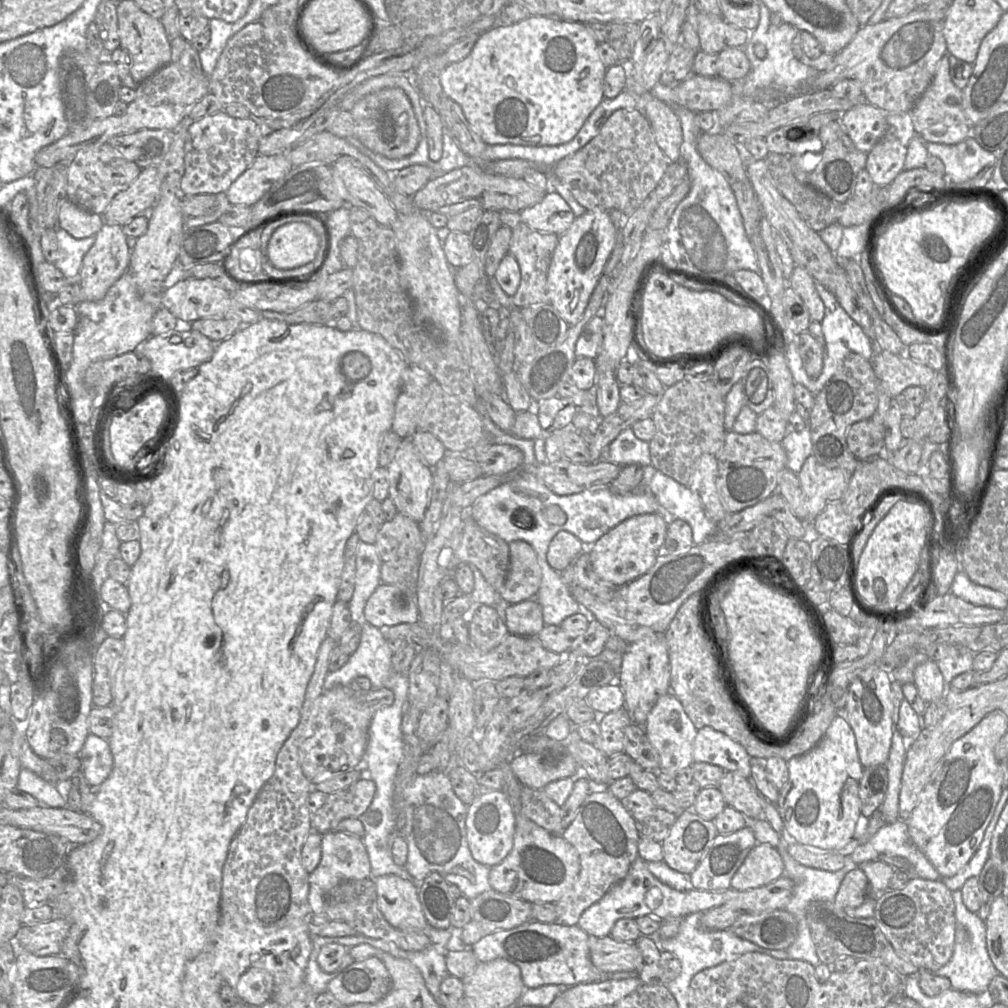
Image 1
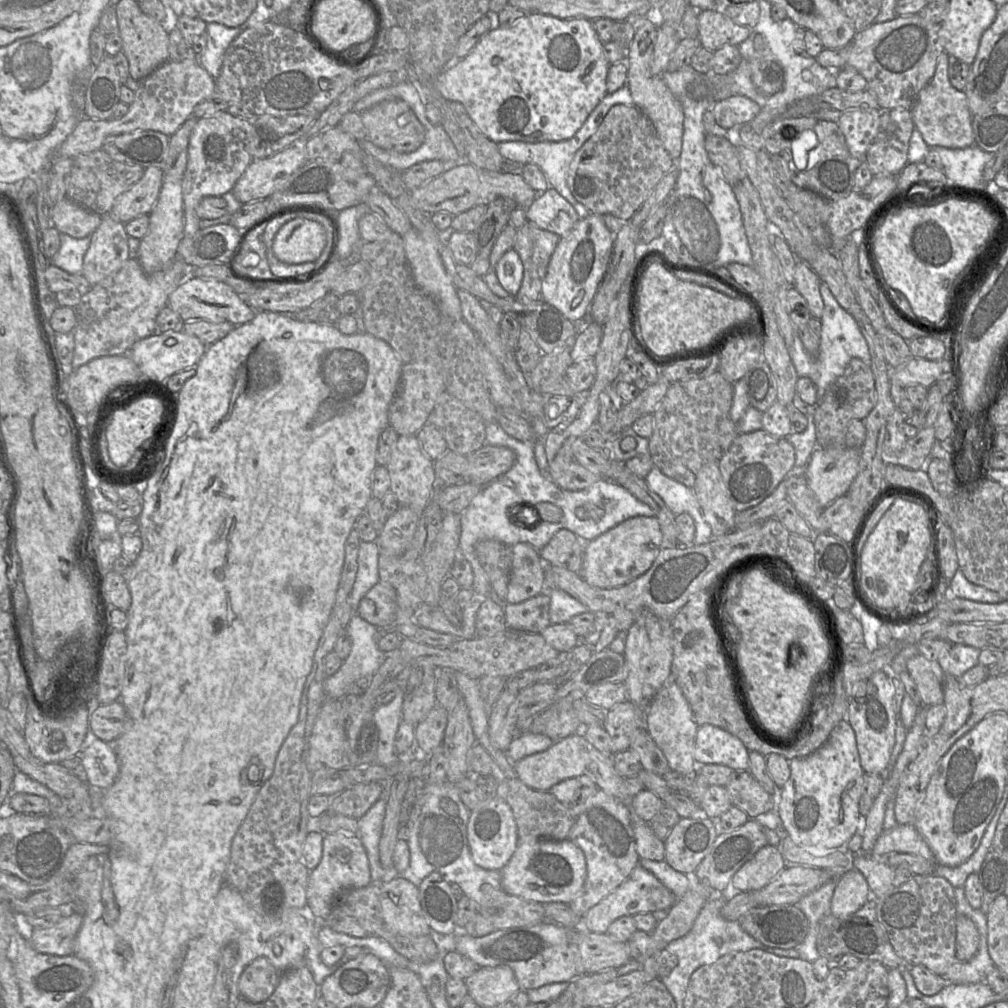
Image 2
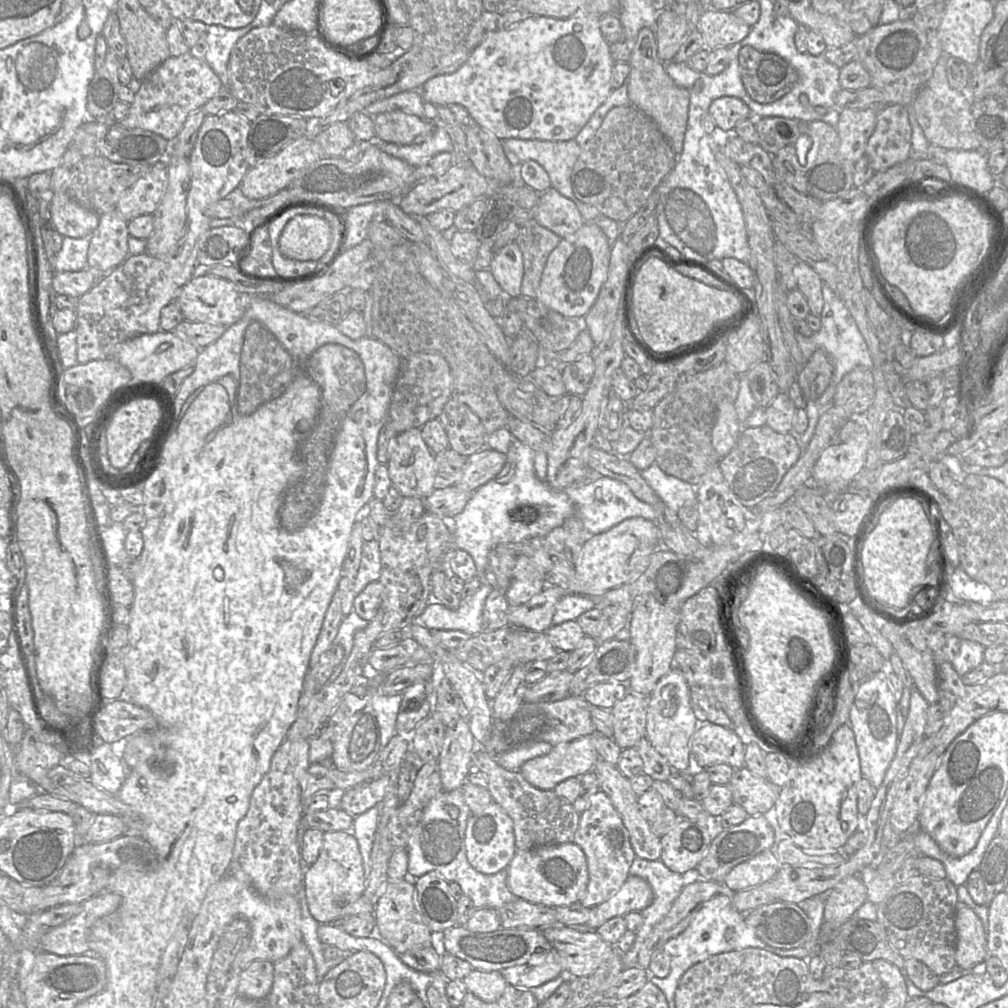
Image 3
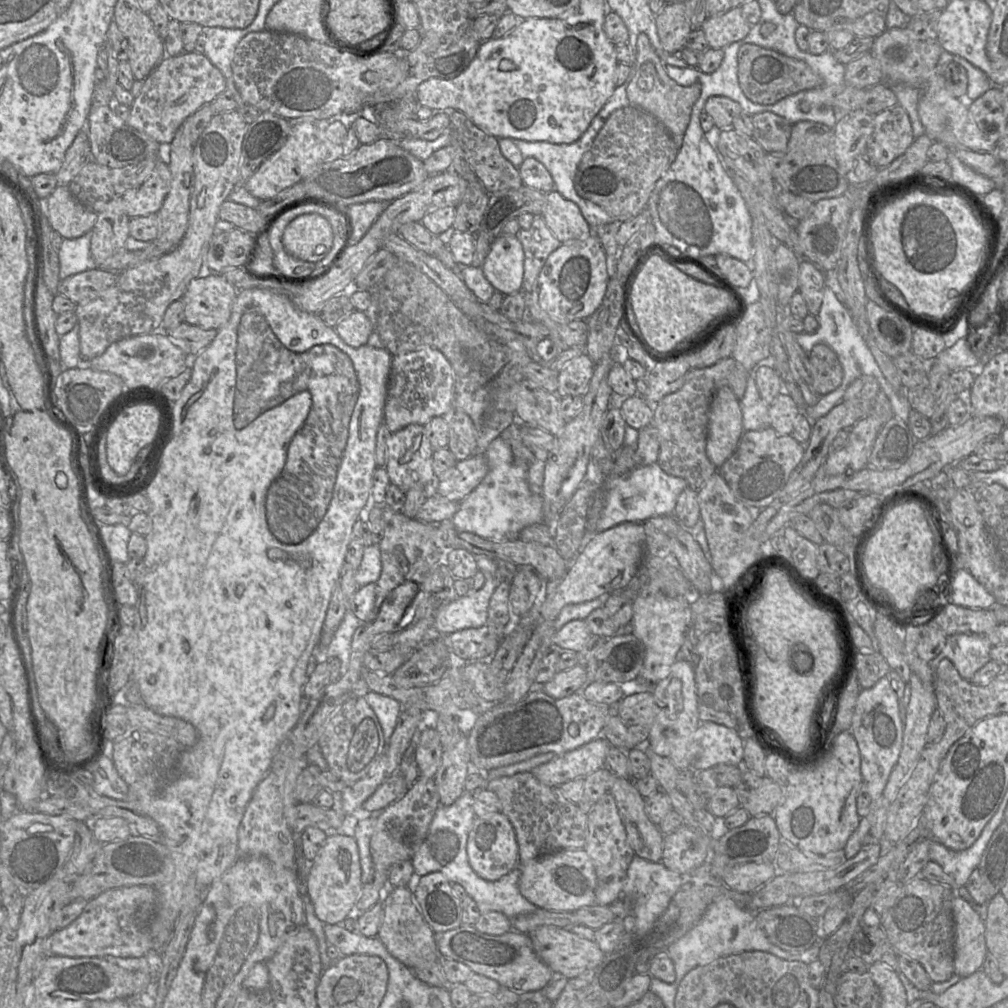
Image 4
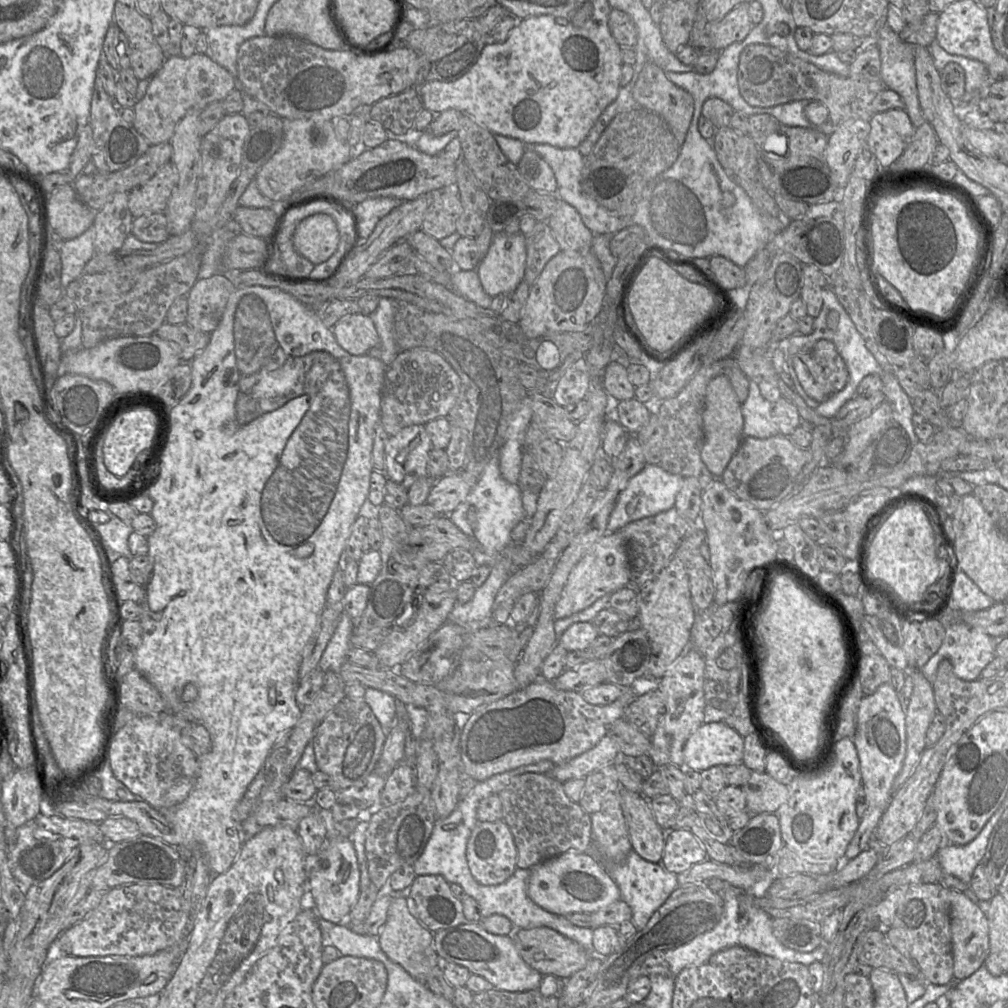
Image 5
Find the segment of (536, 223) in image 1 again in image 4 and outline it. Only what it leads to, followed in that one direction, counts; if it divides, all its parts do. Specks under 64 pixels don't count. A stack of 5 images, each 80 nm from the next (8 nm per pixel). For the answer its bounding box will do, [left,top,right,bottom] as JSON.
[542,190,593,243]

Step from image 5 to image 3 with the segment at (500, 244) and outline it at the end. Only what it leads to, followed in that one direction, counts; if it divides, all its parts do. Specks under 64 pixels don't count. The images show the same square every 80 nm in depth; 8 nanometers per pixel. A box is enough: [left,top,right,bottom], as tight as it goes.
[489,242,524,297]

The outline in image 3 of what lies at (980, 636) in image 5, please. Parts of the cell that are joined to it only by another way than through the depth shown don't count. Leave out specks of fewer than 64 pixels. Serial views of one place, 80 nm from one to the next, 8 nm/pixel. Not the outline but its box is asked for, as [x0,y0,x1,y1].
[933,635,985,687]

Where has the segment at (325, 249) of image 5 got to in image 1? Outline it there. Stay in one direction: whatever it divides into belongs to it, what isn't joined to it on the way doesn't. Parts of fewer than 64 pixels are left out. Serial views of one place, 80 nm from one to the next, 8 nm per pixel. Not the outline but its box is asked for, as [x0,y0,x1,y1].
[267,222,319,270]

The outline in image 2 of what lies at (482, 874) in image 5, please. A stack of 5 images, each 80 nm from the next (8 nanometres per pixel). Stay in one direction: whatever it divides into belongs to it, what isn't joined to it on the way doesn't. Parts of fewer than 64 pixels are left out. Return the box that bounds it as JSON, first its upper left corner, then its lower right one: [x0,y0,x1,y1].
[467,795,517,870]

